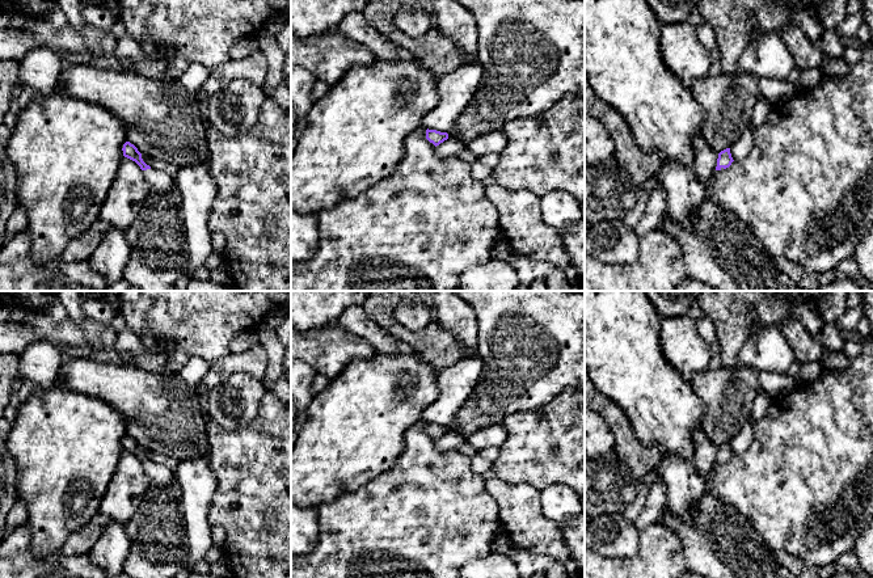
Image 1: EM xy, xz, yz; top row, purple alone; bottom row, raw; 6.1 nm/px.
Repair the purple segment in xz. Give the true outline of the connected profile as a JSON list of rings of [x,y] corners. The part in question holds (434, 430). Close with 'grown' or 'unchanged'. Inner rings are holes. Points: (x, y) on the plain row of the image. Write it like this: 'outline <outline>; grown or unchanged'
outline [[[427,422],[426,423],[426,433],[436,440],[448,433],[448,427]]]; unchanged

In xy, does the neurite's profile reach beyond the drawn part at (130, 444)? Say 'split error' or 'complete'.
split error

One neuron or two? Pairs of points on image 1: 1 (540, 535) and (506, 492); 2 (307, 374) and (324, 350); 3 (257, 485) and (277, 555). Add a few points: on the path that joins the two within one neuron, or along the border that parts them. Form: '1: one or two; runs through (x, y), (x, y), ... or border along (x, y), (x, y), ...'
1: one; runs through (530, 524), (521, 515), (519, 506), (515, 502)
2: two; border along (304, 361), (317, 374)
3: one; runs through (274, 502), (277, 505), (277, 538)

